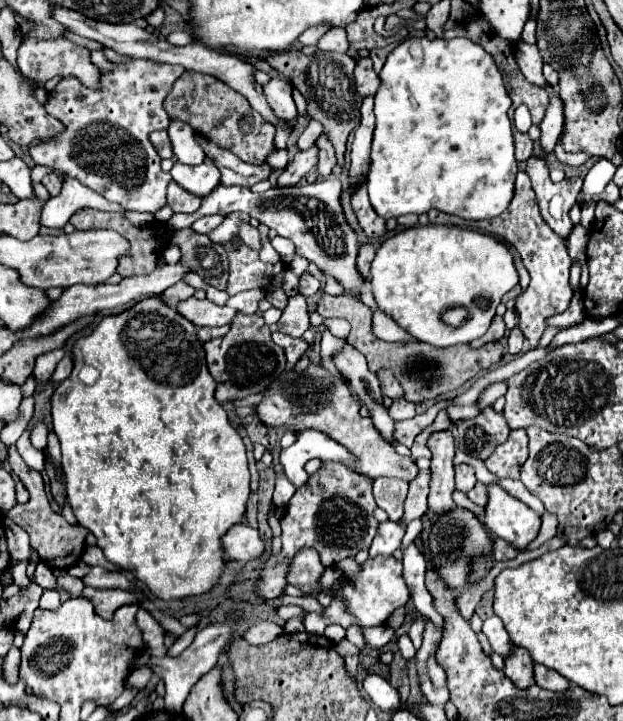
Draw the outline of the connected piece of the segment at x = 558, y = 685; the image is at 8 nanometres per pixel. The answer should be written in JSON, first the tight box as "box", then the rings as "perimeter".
{"box":[535,665,569,693],"perimeter":[[[535,665],[535,681],[539,687],[555,691],[555,693],[563,693],[569,689],[569,681],[545,665]]]}

